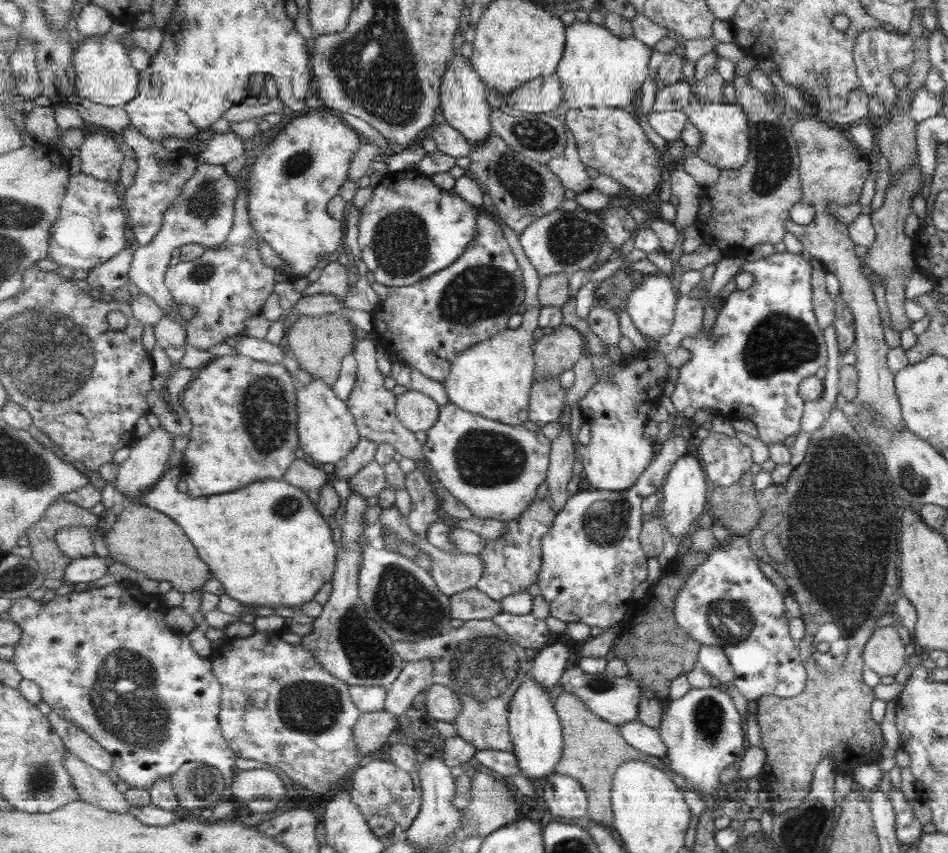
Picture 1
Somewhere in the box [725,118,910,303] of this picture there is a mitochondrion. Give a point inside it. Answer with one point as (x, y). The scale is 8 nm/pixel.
(774, 163)

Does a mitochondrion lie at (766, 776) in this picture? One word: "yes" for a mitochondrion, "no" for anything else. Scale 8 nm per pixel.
no

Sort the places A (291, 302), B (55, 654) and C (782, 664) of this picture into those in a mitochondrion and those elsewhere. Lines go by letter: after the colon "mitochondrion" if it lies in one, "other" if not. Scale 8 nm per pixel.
A: other
B: other
C: other

